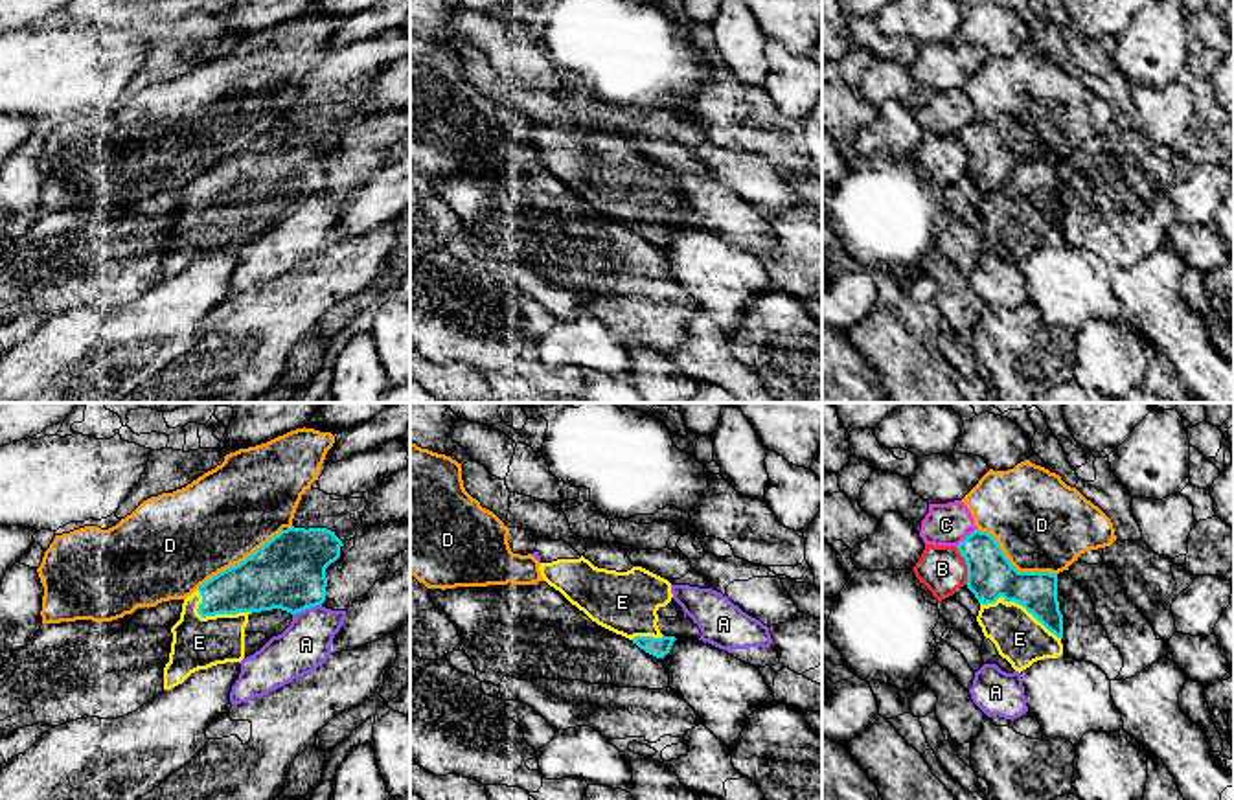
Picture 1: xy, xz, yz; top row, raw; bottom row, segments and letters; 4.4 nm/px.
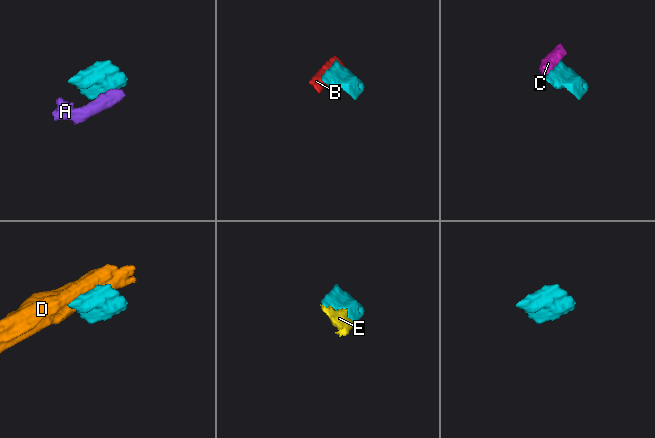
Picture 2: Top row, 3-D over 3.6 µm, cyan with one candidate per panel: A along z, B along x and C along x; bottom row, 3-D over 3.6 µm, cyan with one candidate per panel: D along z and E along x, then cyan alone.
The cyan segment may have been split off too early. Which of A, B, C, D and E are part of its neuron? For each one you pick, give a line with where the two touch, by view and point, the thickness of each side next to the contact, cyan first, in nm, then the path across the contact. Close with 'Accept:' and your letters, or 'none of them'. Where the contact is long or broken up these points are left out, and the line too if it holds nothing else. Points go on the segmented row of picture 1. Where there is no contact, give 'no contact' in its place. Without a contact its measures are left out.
E: contact yz (1021, 604); calibres 200 and 220 nm
Accept: E

